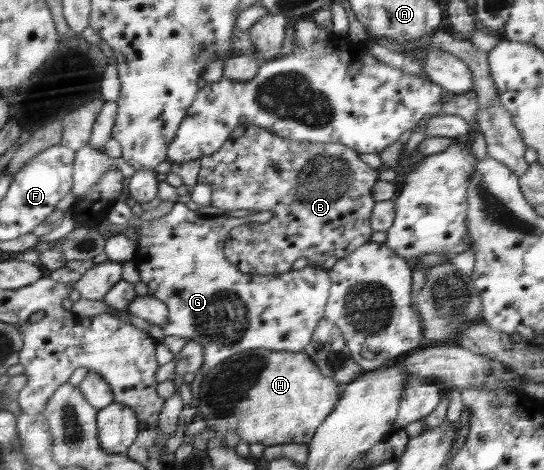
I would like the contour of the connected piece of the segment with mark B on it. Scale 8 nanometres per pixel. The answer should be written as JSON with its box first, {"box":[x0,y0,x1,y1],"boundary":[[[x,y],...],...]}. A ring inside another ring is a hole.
{"box":[197,124,377,275],"boundary":[[[243,124],[235,128],[235,136],[227,140],[223,152],[199,159],[200,170],[197,182],[209,184],[215,207],[229,209],[234,214],[261,210],[259,206],[279,206],[279,212],[265,224],[245,224],[230,231],[226,240],[225,255],[231,263],[239,264],[243,273],[251,275],[282,275],[292,269],[292,264],[304,256],[309,264],[321,266],[329,256],[341,259],[375,240],[375,229],[371,228],[371,216],[377,202],[373,188],[377,184],[377,170],[359,160],[359,154],[341,143],[297,142],[287,140],[259,128],[255,124]]]}

